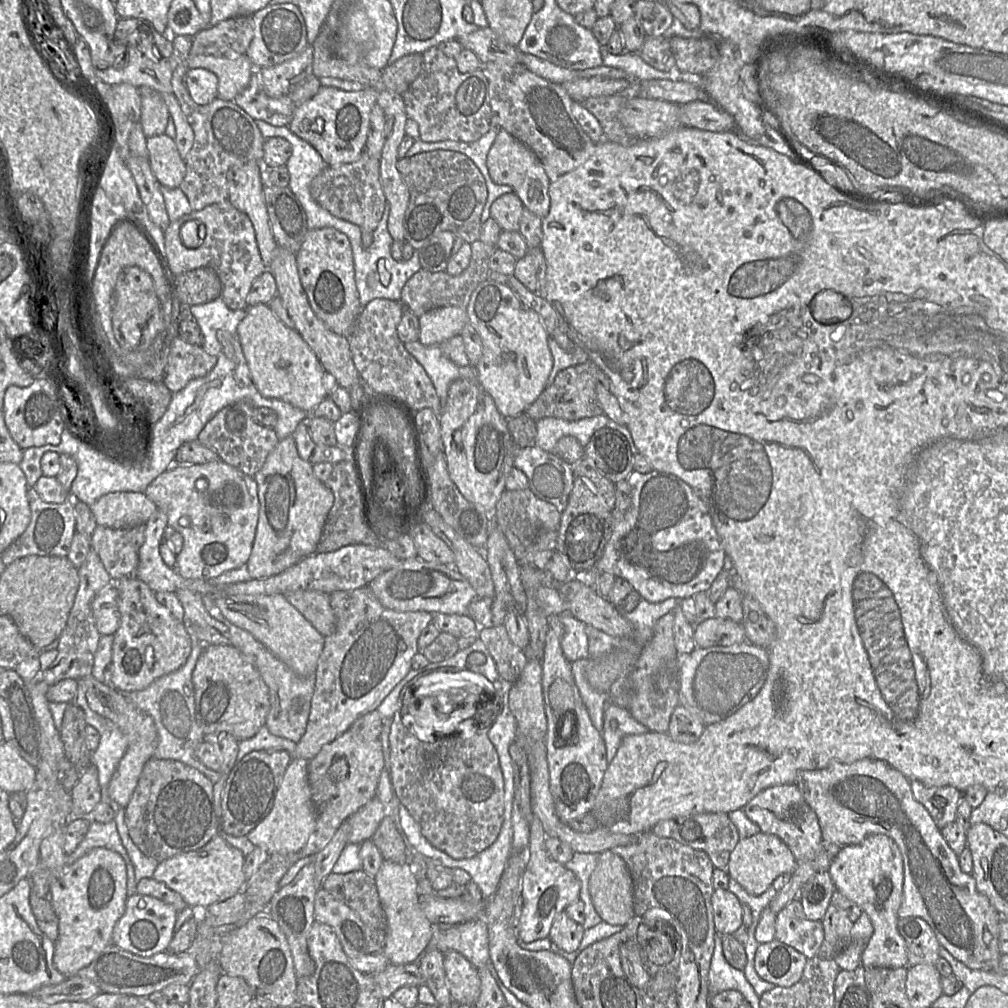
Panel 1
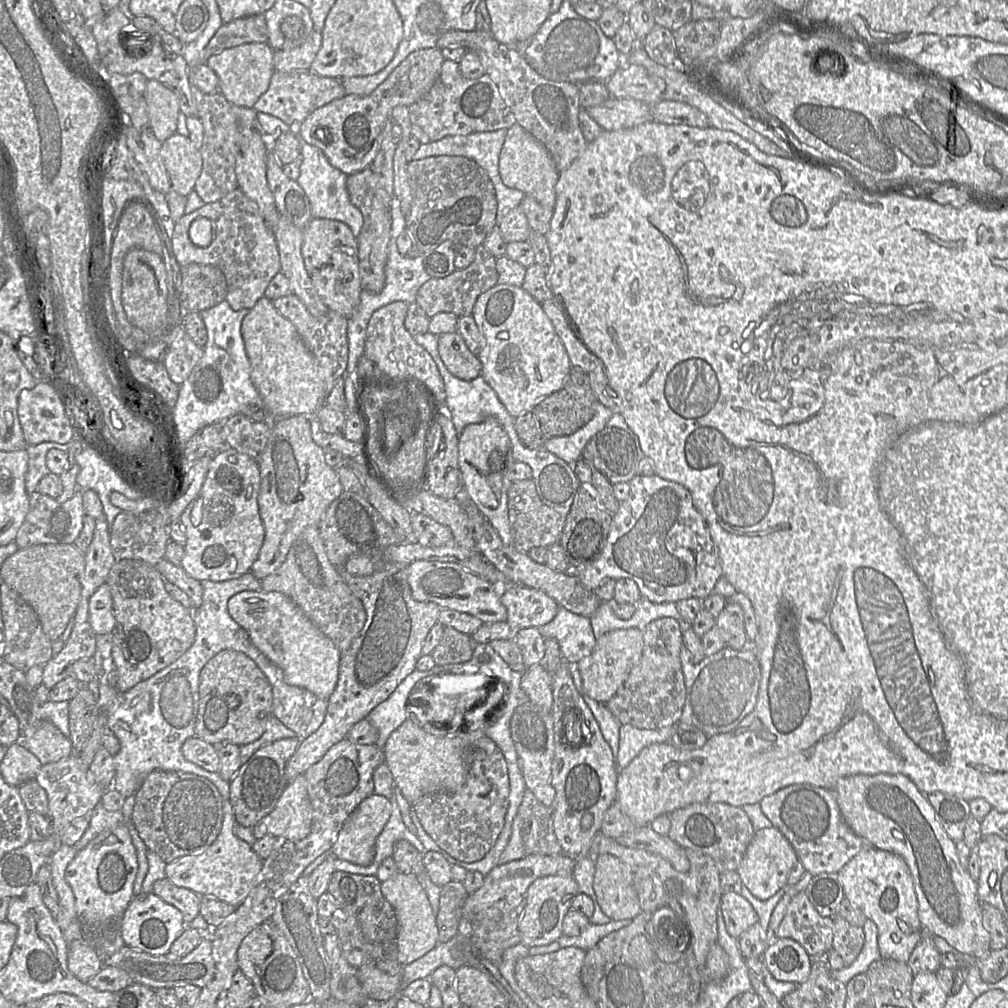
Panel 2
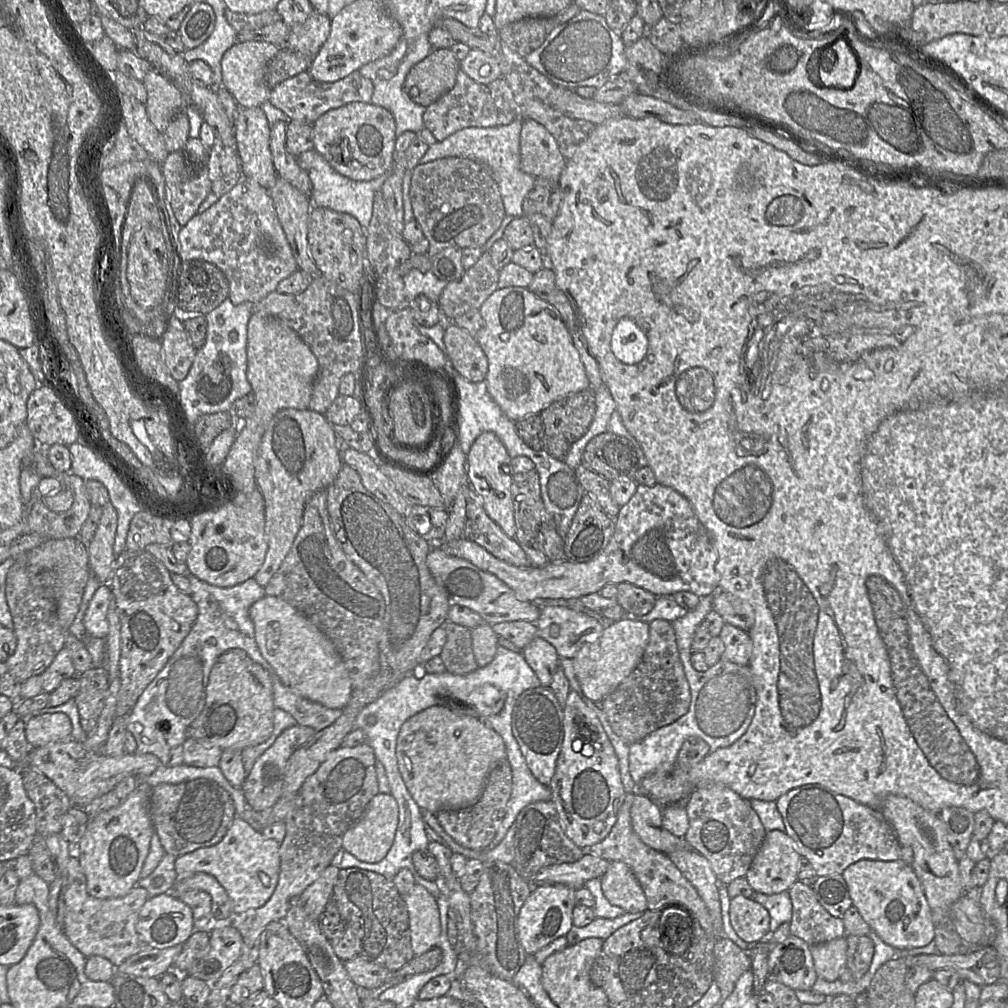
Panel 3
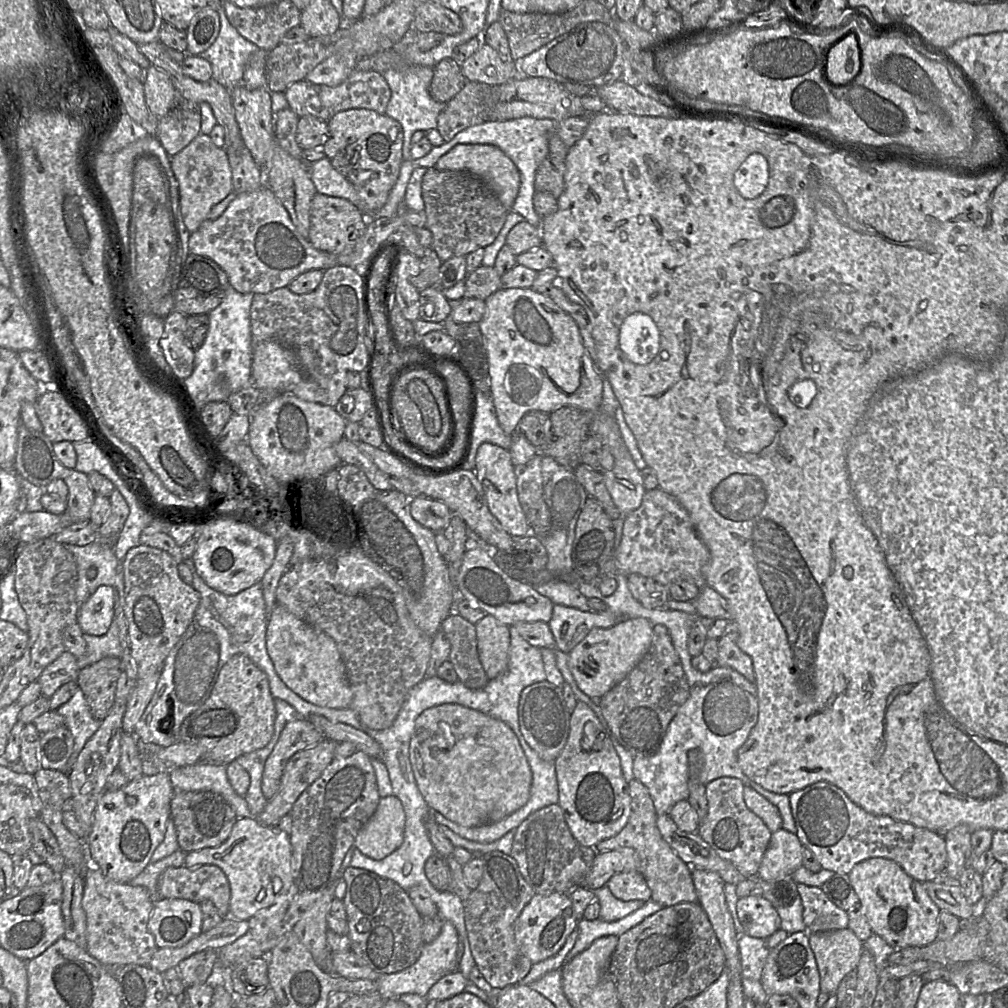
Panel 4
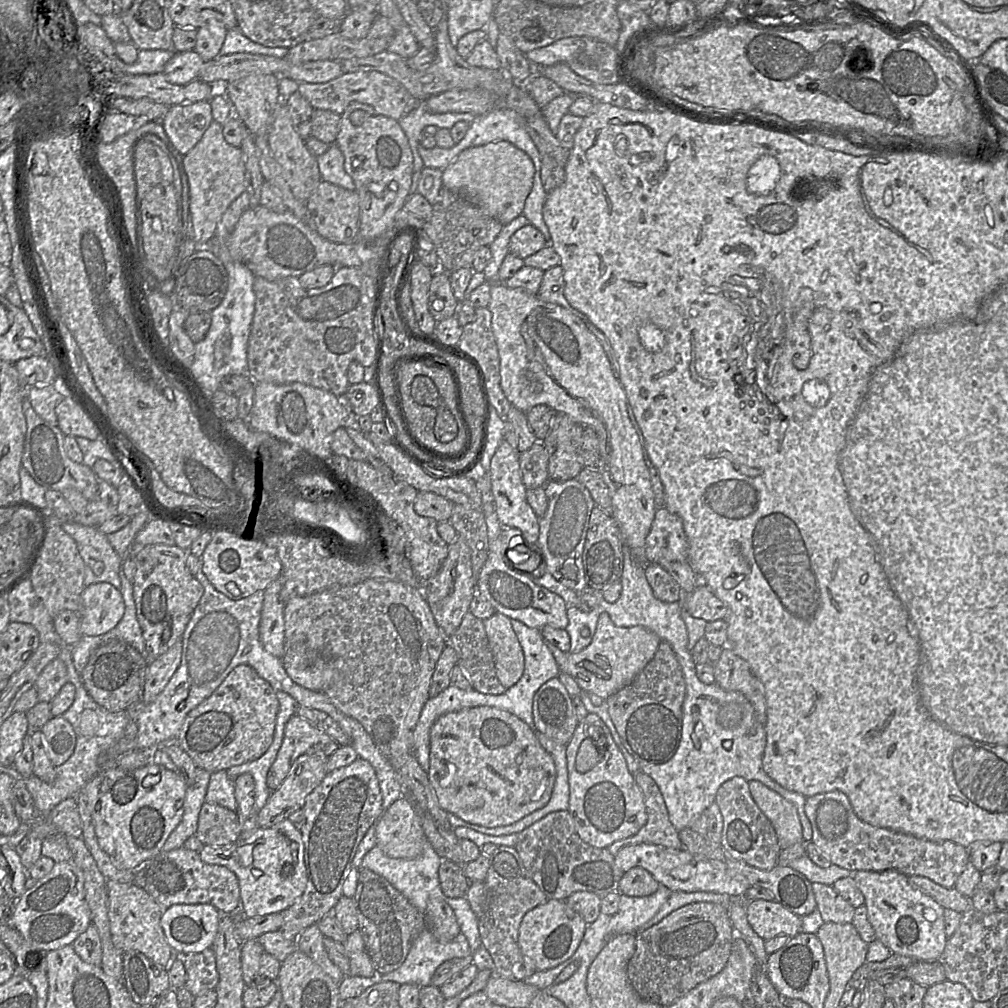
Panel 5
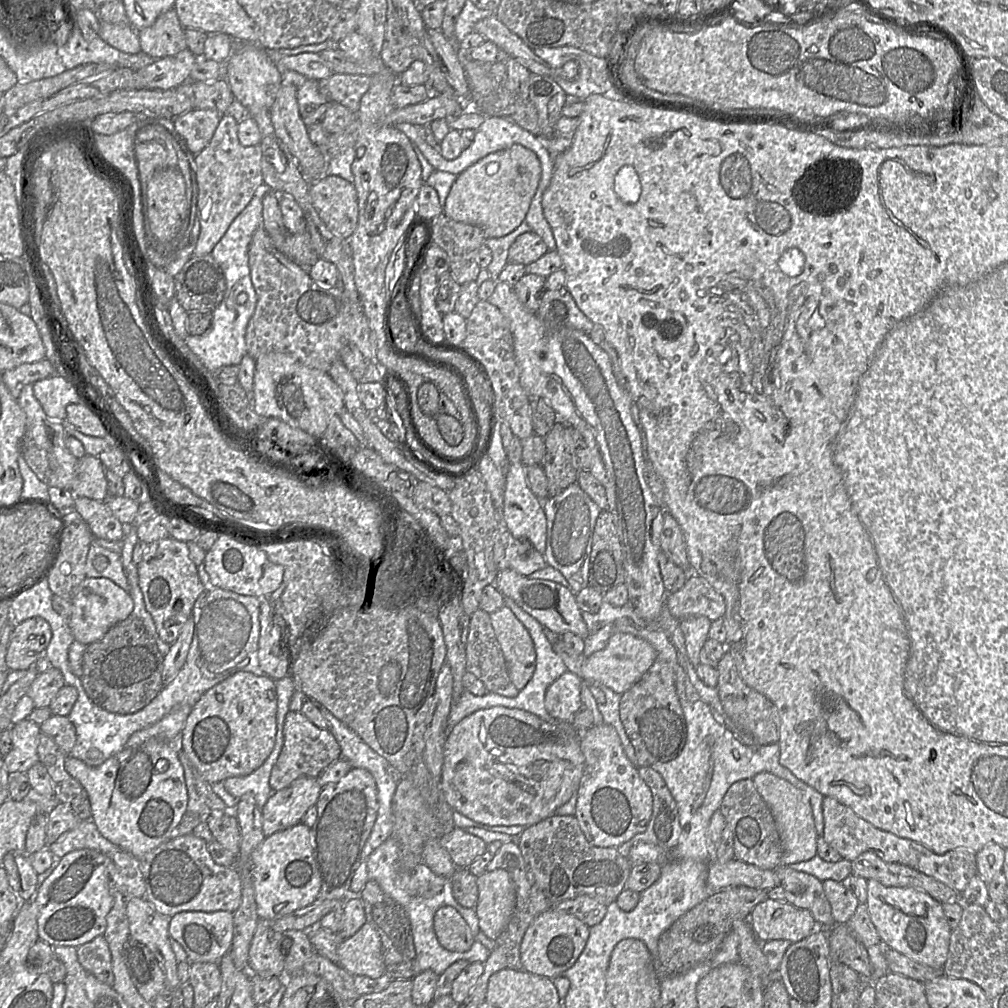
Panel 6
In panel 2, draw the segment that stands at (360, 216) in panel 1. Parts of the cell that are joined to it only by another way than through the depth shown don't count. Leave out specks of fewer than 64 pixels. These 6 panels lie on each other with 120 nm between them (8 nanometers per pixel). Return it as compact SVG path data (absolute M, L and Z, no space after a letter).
M369 167L347 176L346 188L351 203L362 213L363 224L358 240L359 273L362 289L373 294L380 293L386 283L385 267L388 258L388 247L391 236L391 202L378 178Z

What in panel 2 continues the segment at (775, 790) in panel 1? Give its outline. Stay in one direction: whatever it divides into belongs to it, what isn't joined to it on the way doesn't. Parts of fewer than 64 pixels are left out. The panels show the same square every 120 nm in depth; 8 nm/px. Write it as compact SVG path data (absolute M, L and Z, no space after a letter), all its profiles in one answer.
M794 784L764 797L759 805L773 827L790 842L805 870L814 876L838 873L859 852L874 847L846 824L832 790L809 784Z

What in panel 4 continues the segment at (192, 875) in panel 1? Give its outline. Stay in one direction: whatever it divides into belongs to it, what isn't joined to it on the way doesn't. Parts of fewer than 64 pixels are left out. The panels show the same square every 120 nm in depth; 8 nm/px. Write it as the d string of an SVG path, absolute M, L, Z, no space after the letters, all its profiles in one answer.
M256 817L237 818L230 835L219 846L206 847L200 850L187 852L184 866L187 868L201 865L215 865L226 875L230 885L230 903L228 914L235 920L248 920L259 910L278 902L287 894L293 884L292 846L290 835L272 826L260 823Z

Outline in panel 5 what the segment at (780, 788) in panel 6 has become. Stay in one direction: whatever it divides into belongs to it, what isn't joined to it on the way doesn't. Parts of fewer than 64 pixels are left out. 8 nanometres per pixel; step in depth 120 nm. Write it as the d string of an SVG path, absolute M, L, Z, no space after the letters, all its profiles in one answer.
M749 781L751 796L771 822L781 849L803 841L802 826L797 808L763 783Z

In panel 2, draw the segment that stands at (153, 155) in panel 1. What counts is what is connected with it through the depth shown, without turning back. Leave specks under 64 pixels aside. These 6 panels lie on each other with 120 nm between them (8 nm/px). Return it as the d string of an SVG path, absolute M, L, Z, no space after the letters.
M178 133L162 142L160 155L169 175L171 190L187 196L201 173L202 157L188 137Z

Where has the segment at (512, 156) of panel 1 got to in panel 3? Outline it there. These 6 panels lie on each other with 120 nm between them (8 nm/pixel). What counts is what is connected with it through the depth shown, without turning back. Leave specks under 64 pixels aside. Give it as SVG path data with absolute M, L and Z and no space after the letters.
M523 119L520 133L520 167L533 177L558 182L566 160L555 138L540 123Z

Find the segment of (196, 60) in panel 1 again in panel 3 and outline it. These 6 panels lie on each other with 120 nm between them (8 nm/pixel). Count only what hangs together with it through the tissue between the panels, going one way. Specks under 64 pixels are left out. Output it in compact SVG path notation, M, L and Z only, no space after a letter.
M245 41L235 43L224 53L221 59L222 86L240 107L257 107L269 99L271 89L266 83L266 67L279 48L266 41Z

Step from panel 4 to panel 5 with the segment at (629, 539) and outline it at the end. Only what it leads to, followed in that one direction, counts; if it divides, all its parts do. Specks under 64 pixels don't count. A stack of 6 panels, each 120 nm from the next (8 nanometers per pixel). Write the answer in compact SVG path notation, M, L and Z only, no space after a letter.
M658 506L645 543L647 563L687 561L688 541L681 519Z

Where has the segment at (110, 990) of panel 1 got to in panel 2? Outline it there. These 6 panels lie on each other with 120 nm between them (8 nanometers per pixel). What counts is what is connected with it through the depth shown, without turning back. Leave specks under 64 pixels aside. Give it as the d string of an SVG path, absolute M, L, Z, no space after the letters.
M208 936L187 955L183 957L172 957L168 955L153 956L123 946L107 958L103 958L103 967L117 967L129 975L132 984L142 984L153 990L158 988L174 988L176 986L195 985L200 988L208 984L215 973L215 963L212 958L212 944Z

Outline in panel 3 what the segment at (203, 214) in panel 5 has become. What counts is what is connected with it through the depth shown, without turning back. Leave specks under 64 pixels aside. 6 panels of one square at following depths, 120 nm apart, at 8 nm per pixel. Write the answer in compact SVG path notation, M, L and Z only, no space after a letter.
M175 151L168 154L161 169L171 208L183 227L211 192L208 167L206 164L192 166L184 151Z

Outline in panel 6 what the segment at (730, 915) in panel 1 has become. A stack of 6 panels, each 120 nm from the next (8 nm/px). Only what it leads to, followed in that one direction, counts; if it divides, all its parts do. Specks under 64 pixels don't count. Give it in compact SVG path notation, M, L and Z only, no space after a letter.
M768 898L753 908L749 922L759 941L789 940L796 943L814 931L816 920L807 909Z

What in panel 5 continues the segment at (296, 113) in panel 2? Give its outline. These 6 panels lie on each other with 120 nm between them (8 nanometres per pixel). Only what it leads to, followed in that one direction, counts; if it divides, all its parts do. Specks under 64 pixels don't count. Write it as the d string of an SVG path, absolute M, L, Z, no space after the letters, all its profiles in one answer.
M378 71L344 72L337 78L324 83L299 83L297 91L314 109L329 110L341 115L352 102L372 106L375 111L399 120L417 101L396 79Z

